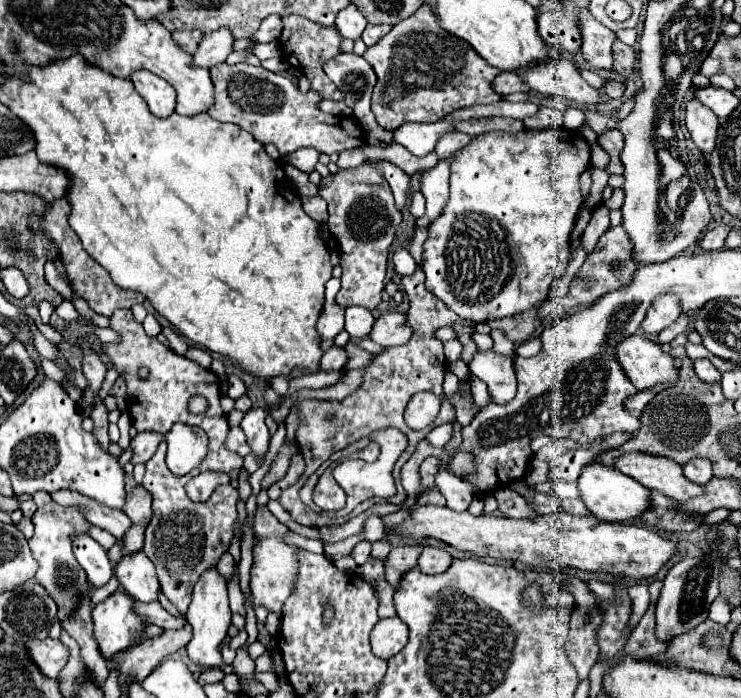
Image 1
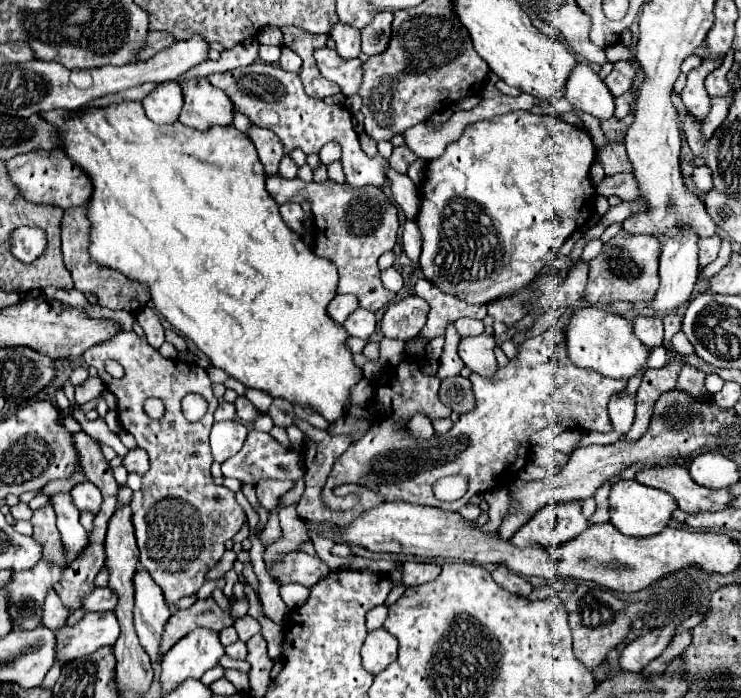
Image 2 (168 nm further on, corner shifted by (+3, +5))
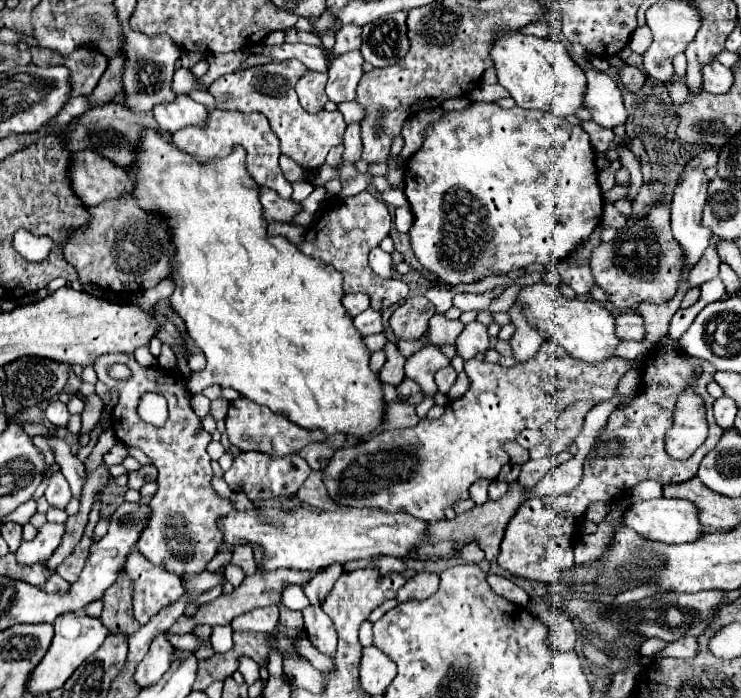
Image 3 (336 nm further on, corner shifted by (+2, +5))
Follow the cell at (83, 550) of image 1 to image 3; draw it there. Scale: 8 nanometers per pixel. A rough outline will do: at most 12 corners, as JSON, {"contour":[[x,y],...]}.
{"contour":[[62,472],[48,480],[46,498],[50,506],[66,508],[70,502],[70,486]]}

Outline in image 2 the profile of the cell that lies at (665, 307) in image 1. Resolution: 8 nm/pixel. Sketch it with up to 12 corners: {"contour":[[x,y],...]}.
{"contour":[[697,236],[663,242],[655,314],[687,304],[697,282]]}

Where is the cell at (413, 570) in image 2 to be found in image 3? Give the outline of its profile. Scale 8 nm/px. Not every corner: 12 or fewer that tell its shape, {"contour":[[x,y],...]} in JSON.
{"contour":[[420,572],[396,594],[398,602],[424,600],[438,590],[438,576]]}

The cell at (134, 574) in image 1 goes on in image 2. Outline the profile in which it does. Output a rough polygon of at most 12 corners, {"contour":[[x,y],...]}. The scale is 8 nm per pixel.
{"contour":[[147,570],[133,576],[135,630],[161,660],[159,636],[171,610]]}

